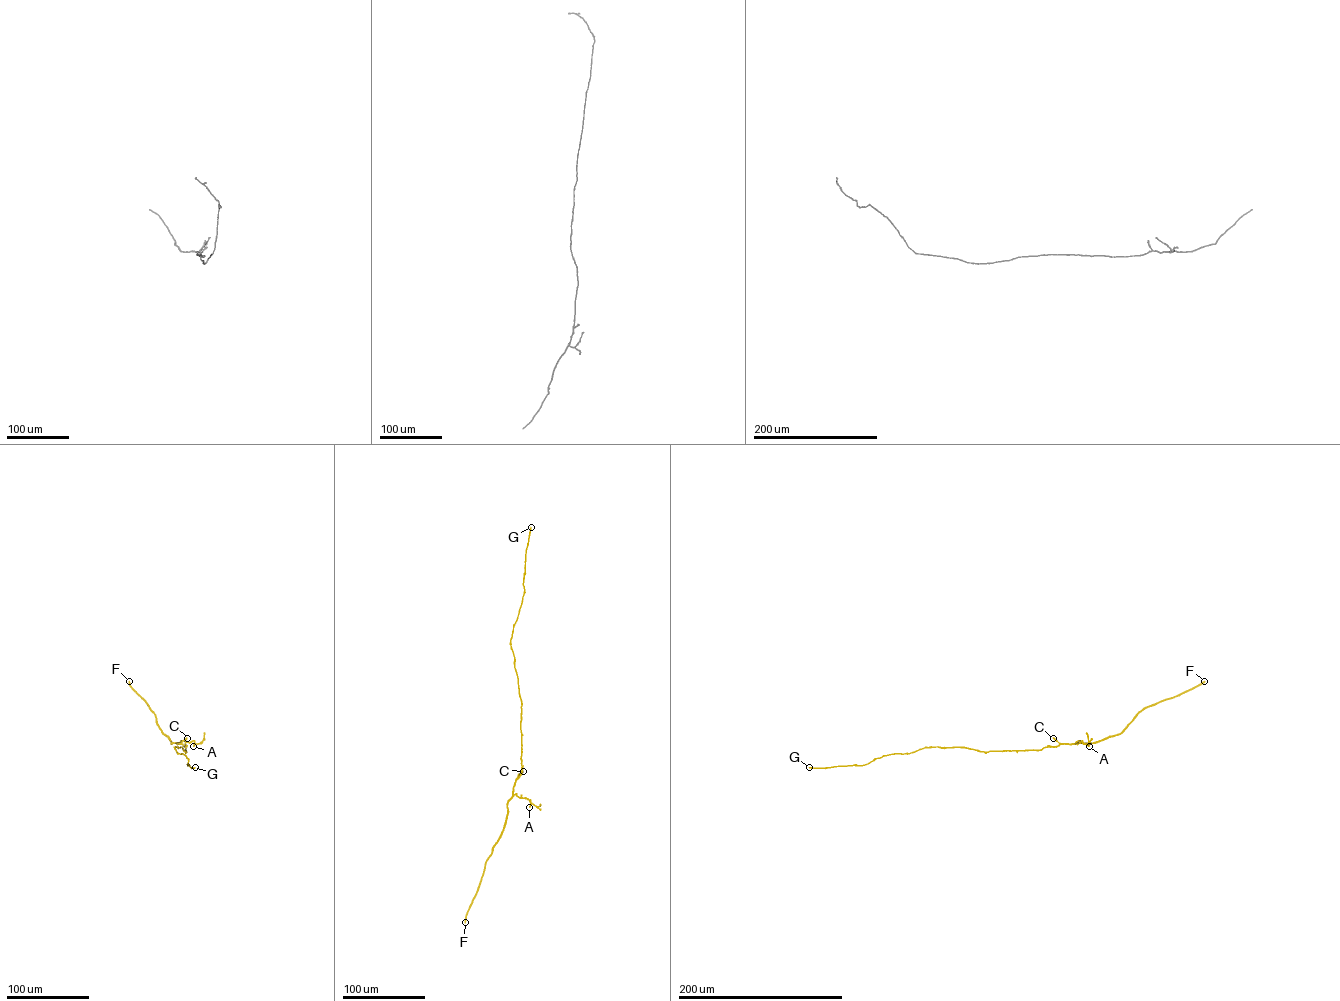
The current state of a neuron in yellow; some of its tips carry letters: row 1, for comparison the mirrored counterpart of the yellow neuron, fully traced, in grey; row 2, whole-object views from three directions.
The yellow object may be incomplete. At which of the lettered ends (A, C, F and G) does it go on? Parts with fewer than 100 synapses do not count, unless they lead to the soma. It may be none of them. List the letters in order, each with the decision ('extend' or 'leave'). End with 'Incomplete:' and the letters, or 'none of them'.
A: leave
C: leave
F: leave
G: extend
Incomplete: G

